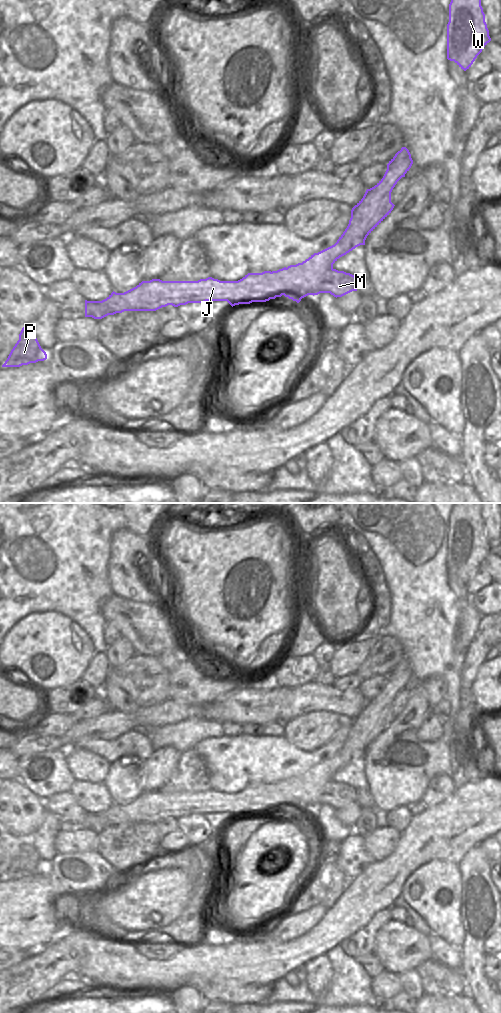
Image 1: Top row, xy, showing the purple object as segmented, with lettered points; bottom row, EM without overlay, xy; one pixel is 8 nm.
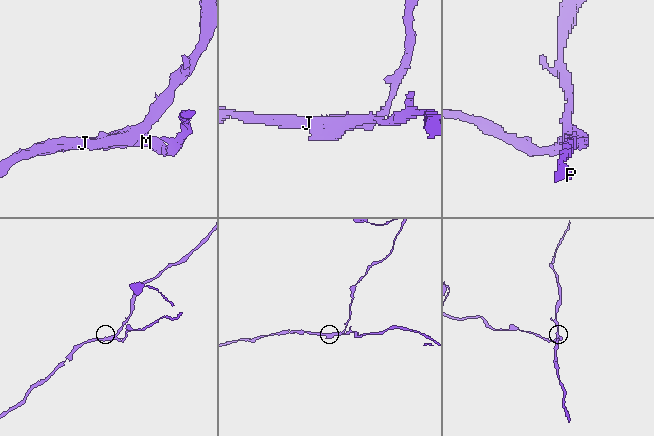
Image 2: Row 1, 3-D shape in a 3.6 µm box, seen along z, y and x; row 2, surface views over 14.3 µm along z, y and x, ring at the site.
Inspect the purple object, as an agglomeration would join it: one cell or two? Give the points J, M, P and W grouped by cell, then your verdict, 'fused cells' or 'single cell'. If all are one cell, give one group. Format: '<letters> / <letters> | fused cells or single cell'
J P W / M | fused cells

